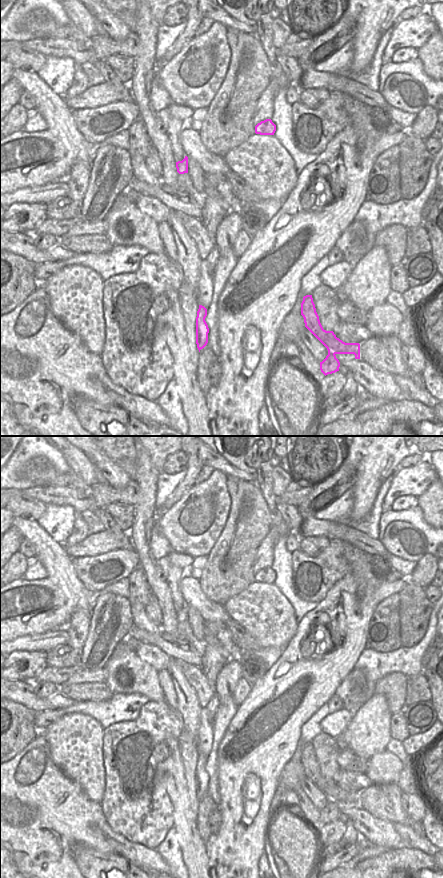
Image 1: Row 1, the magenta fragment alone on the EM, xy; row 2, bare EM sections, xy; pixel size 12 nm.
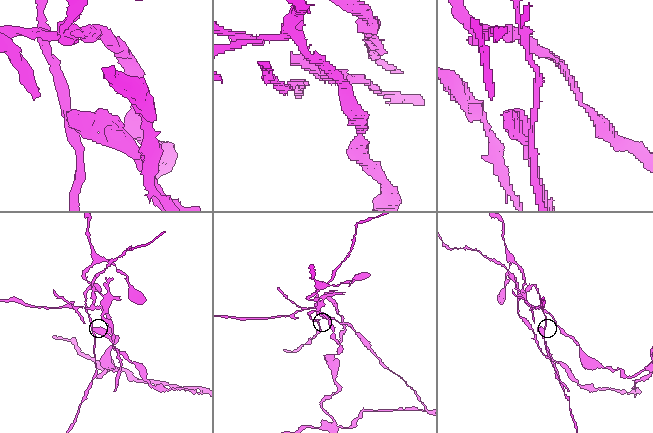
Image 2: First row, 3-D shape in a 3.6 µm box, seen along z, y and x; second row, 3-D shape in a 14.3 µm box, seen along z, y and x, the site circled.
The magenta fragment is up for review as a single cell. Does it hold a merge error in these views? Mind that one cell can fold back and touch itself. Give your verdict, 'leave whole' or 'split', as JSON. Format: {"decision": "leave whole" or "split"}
{"decision": "split"}

